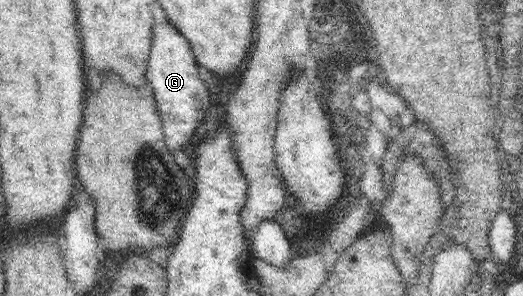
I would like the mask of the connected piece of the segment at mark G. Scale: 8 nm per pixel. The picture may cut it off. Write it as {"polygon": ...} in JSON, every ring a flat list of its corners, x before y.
{"polygon":[[171,20,163,26,153,24,153,39,147,61,146,79,154,90,157,110,164,128,164,139,168,151,175,155,177,149,191,147,191,138,197,126,203,121,209,108,209,91,199,74,195,54,187,38,173,27]]}

